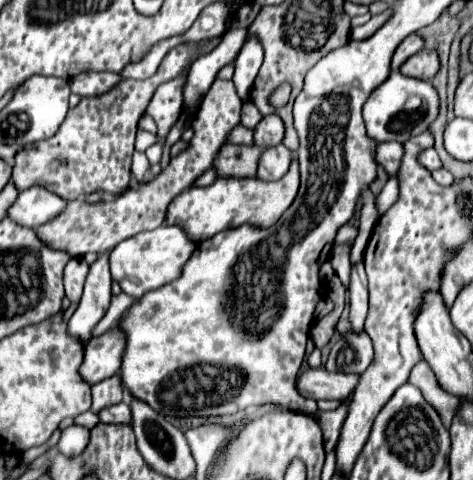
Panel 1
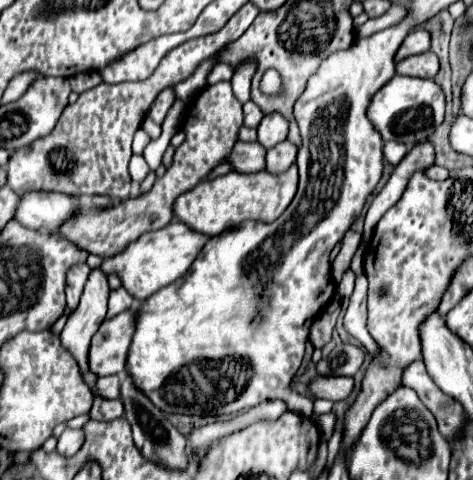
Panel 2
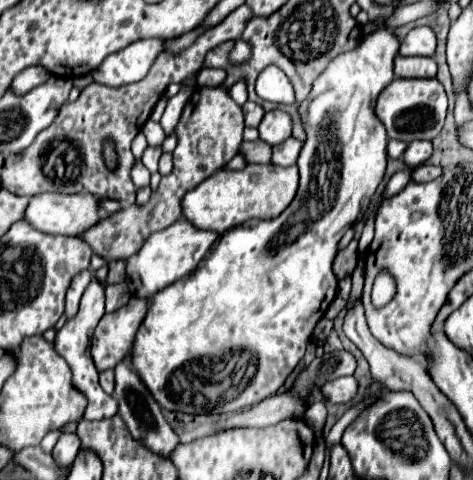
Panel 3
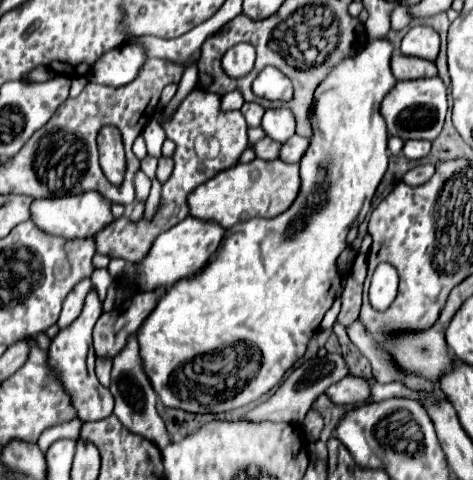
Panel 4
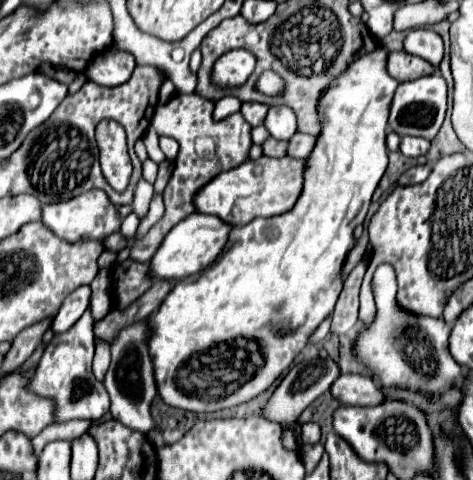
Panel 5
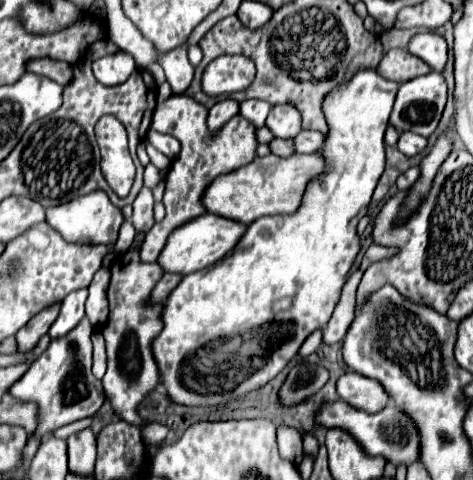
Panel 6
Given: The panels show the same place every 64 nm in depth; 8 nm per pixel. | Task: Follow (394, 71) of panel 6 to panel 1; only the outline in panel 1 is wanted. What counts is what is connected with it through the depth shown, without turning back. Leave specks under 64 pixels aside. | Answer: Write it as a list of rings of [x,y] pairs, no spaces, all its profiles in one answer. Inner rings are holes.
[[[420,50],[418,54],[410,56],[400,72],[404,76],[412,76],[412,78],[420,78],[420,80],[432,80],[434,74],[438,72],[438,52],[436,50]]]

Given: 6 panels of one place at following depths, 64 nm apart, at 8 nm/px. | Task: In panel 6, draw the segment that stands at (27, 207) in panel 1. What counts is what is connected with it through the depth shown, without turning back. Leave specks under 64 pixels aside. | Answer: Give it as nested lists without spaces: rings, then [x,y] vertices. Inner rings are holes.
[[[96,190],[90,194],[84,194],[76,200],[70,200],[60,206],[52,206],[46,210],[46,222],[66,240],[74,244],[106,244],[114,246],[118,238],[120,224],[124,222],[124,216],[120,208],[116,208],[104,190]]]

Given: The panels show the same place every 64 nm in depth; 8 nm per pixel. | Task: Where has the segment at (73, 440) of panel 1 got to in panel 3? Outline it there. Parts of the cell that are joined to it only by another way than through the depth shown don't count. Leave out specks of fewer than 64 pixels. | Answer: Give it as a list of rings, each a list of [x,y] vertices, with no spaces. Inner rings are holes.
[[[62,434],[58,444],[54,446],[52,456],[56,456],[58,464],[70,464],[70,462],[74,462],[78,452],[80,452],[80,438],[78,438],[78,434]]]

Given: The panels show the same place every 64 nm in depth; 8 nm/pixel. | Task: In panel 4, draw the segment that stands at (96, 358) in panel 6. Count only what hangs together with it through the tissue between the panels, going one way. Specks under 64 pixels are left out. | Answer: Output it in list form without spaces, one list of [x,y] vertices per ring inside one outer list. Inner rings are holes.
[[[96,360],[95,362],[95,373],[98,376],[98,380],[100,380],[100,384],[102,386],[110,386],[110,370],[112,370],[112,364],[100,364],[100,360]]]

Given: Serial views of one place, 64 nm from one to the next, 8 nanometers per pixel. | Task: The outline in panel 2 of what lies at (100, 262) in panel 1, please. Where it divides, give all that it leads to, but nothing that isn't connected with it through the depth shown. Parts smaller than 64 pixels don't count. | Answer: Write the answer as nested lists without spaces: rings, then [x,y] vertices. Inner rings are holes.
[[[94,268],[88,276],[88,282],[84,286],[84,294],[80,298],[80,304],[78,308],[70,314],[60,338],[62,338],[62,344],[66,344],[66,348],[72,352],[72,356],[78,360],[80,364],[80,370],[82,370],[82,376],[84,376],[84,382],[90,386],[90,390],[94,390],[94,382],[96,382],[96,376],[92,376],[92,372],[88,372],[88,348],[90,348],[90,340],[92,336],[96,334],[96,330],[100,328],[104,316],[106,316],[106,306],[108,306],[108,296],[110,296],[110,286],[108,286],[108,274],[102,272],[102,268]]]

